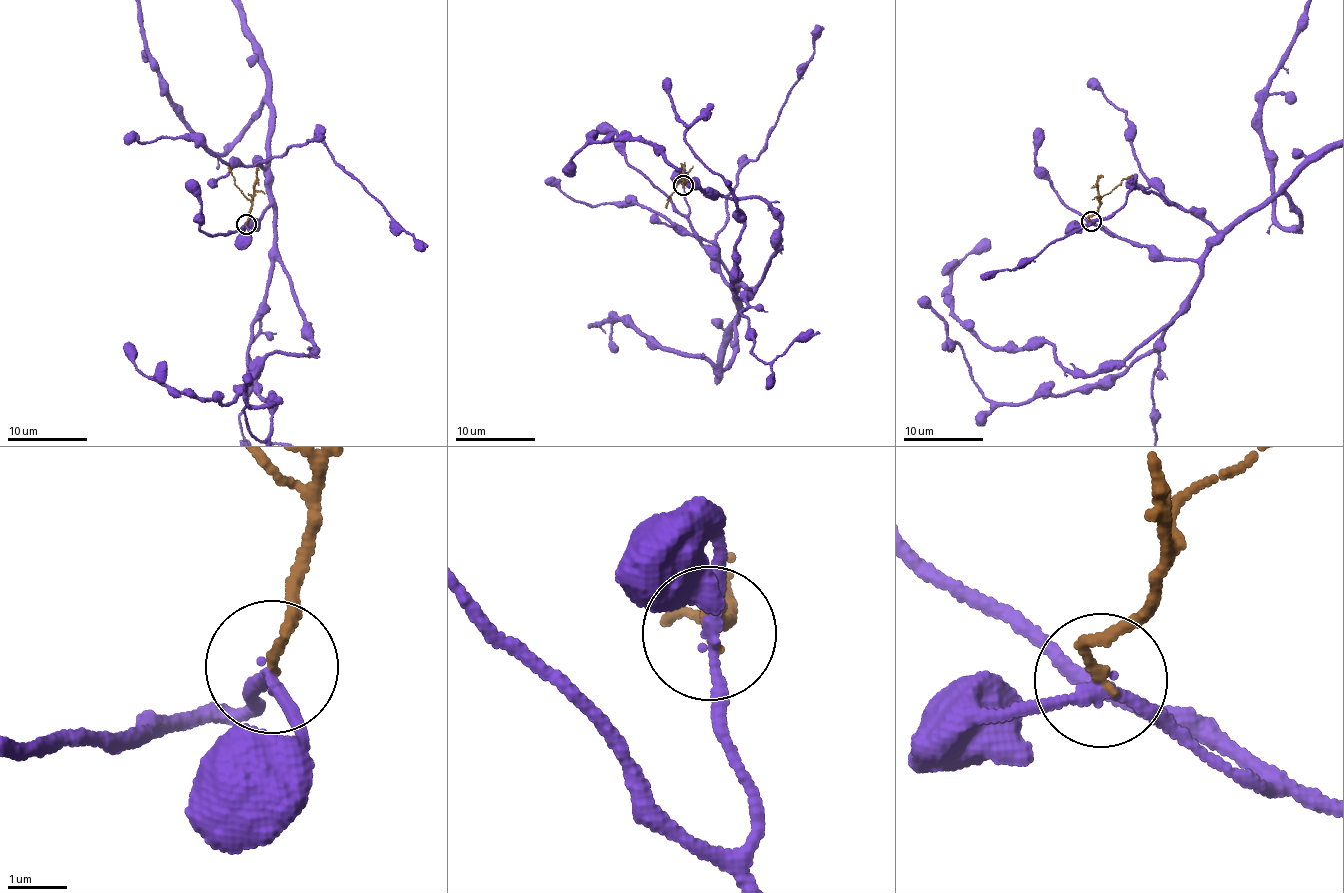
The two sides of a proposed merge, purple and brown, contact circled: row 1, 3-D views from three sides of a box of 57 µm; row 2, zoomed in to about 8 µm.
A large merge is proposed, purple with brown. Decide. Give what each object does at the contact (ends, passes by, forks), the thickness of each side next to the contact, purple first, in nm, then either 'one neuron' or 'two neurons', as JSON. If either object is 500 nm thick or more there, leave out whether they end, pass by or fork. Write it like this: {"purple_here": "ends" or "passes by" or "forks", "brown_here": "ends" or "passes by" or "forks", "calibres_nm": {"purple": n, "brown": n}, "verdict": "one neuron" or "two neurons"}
{"purple_here": "passes by", "brown_here": "ends", "calibres_nm": {"purple": 160, "brown": 130}, "verdict": "two neurons"}

